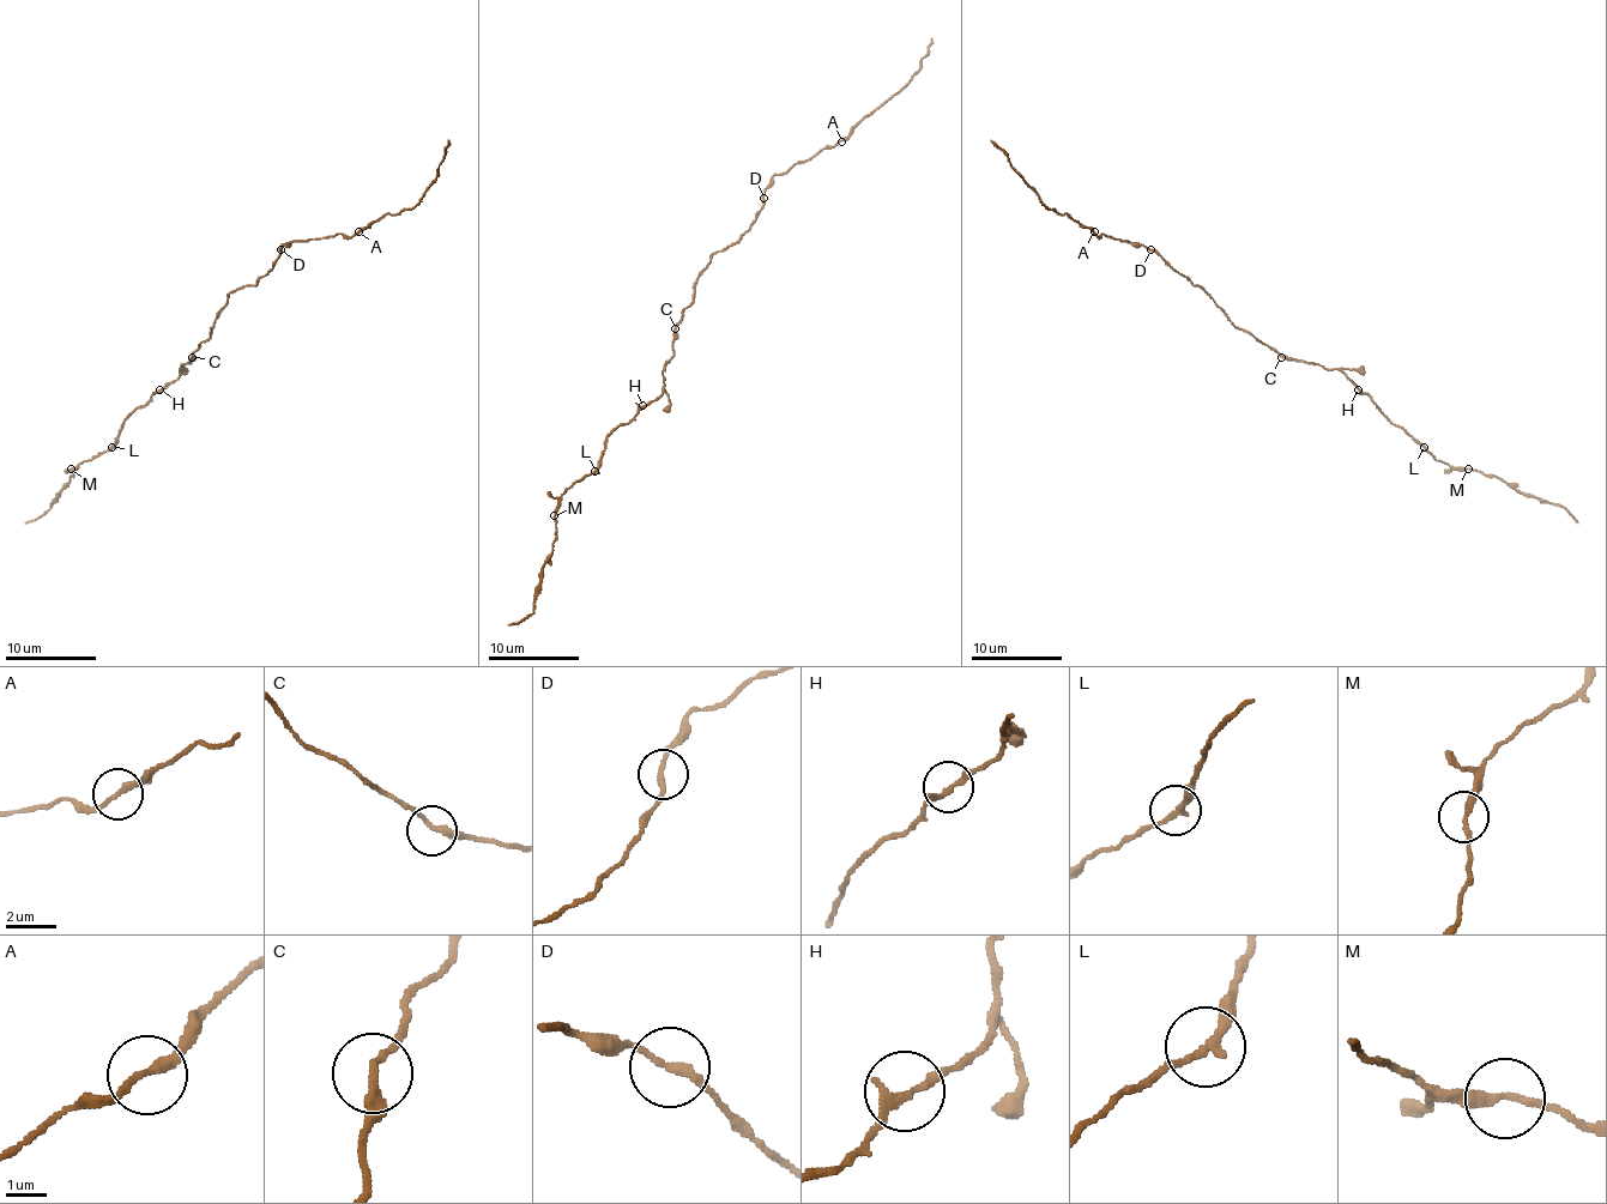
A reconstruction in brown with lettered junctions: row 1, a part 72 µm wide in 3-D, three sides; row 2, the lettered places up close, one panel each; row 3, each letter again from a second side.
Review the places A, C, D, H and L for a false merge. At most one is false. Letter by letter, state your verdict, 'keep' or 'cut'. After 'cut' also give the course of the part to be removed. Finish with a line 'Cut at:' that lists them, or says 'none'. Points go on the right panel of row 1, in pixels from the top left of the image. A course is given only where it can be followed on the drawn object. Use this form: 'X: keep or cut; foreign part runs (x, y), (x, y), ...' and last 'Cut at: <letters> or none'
A: keep
C: keep
D: keep
H: keep
L: keep
Cut at: none

